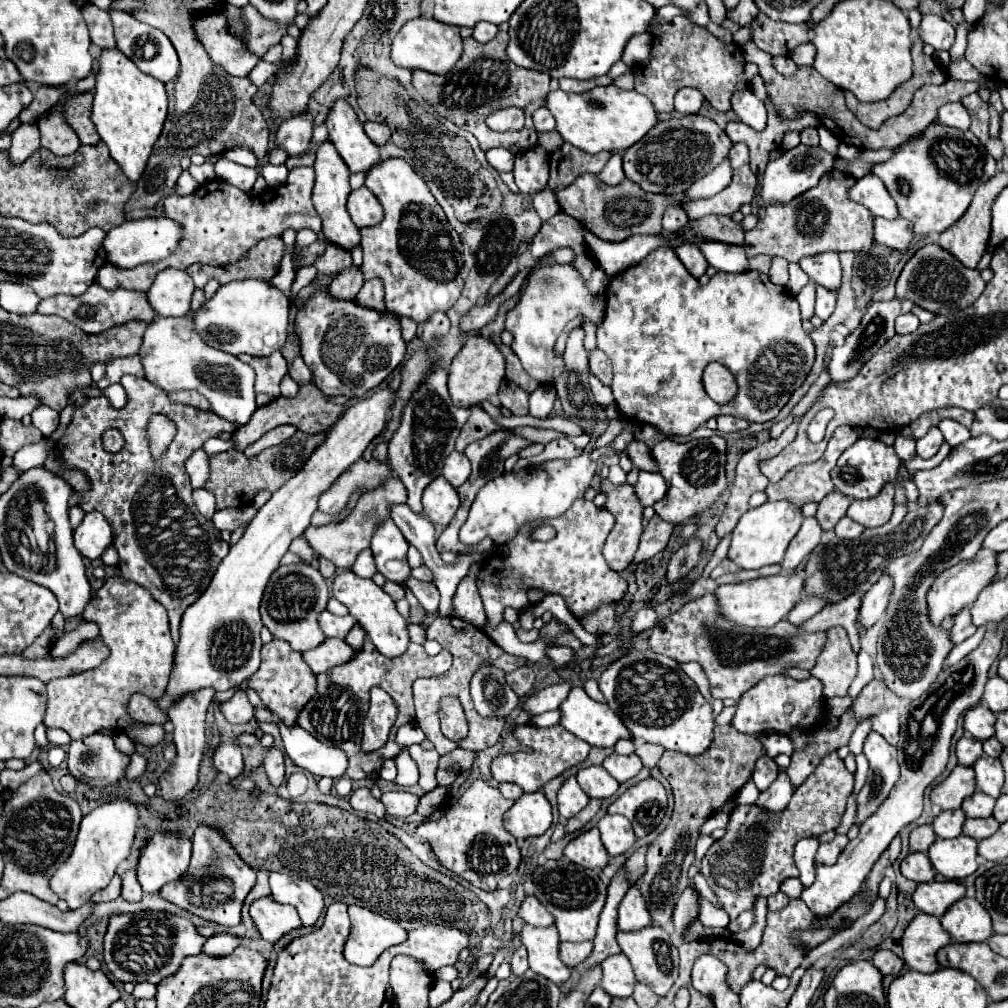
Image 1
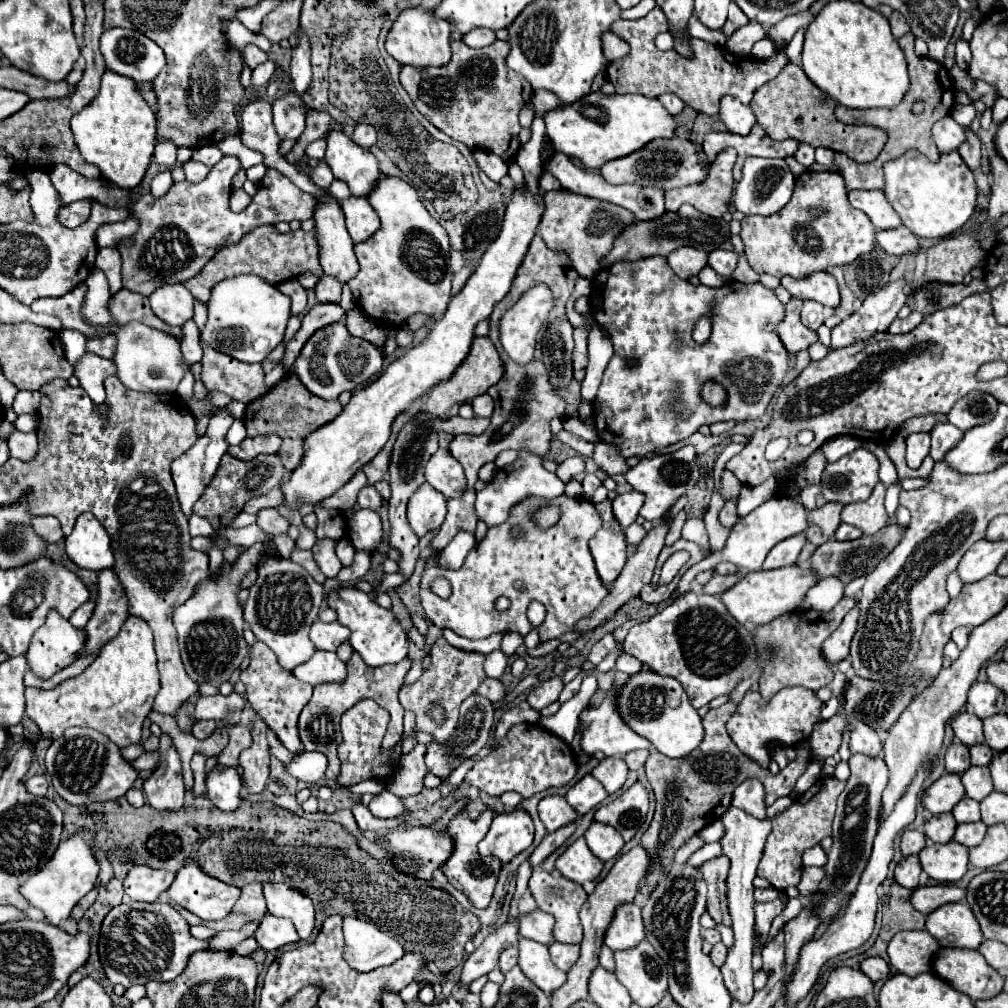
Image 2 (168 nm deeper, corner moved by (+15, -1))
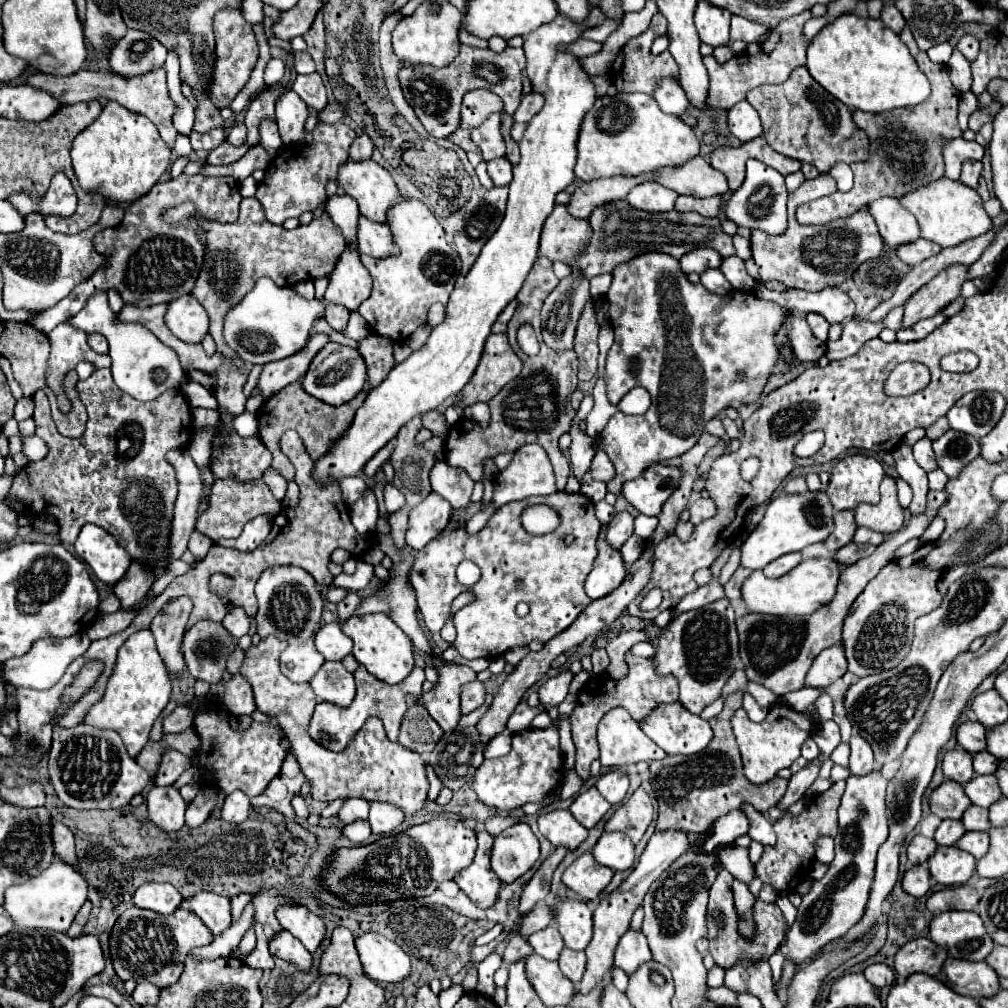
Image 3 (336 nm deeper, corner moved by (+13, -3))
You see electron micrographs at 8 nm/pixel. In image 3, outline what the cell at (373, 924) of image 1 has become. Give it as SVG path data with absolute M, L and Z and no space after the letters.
M364 933L356 939L364 971L378 983L400 983L410 975L410 957L394 941L380 933Z

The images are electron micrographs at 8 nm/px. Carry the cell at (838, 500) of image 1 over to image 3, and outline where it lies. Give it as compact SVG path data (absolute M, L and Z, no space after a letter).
M844 510L838 511L833 517L834 531L830 535L830 539L826 541L826 549L830 553L836 553L840 547L844 547L846 543L852 541L854 531L856 531L856 521L854 521L854 511Z

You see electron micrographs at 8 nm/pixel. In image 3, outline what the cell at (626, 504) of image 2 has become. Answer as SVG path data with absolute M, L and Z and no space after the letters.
M622 511L610 521L606 531L606 543L614 549L620 549L632 533L634 533L634 517L628 511Z

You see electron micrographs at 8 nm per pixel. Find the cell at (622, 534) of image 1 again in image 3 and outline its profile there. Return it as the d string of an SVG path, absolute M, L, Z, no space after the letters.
M606 527L600 529L600 539L598 539L598 559L594 561L594 569L590 571L586 579L586 595L590 595L592 601L612 593L616 587L622 585L626 565L620 557L620 551L614 551L612 547L606 547L606 541L602 535L606 533Z

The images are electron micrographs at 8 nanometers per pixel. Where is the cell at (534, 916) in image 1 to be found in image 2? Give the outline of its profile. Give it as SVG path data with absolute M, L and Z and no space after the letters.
M536 909L530 913L524 913L518 917L518 925L520 925L520 935L534 939L538 943L550 945L554 941L552 937L552 925L554 925L554 917Z

